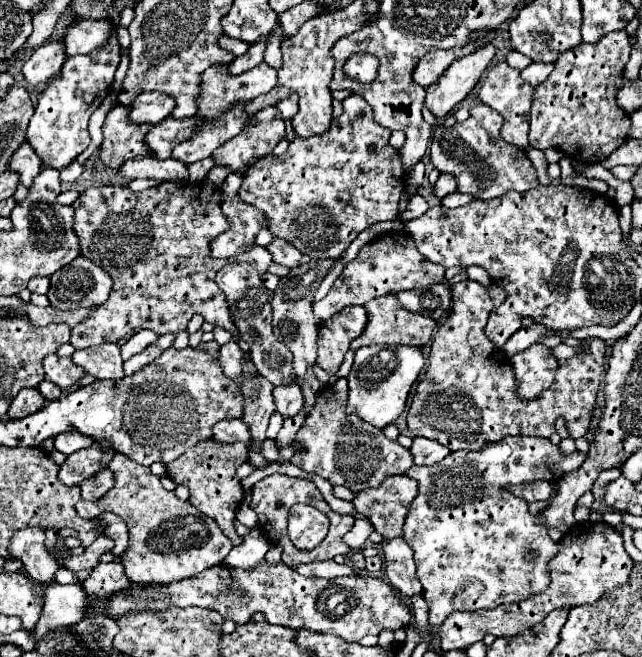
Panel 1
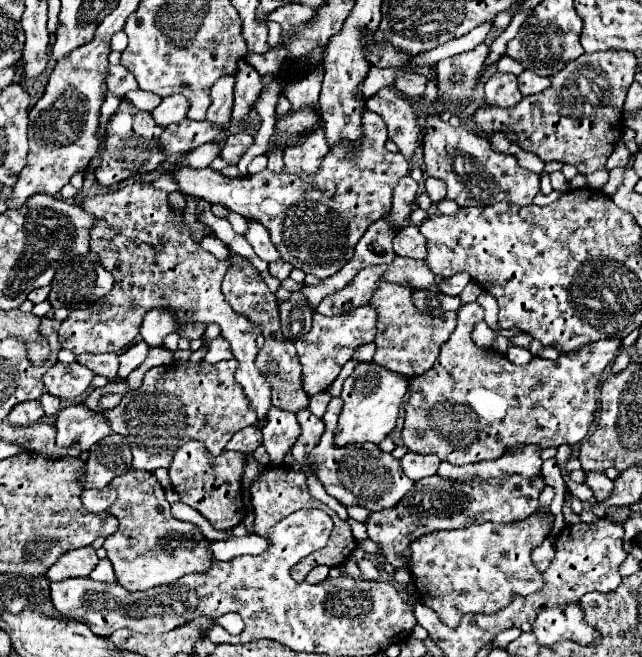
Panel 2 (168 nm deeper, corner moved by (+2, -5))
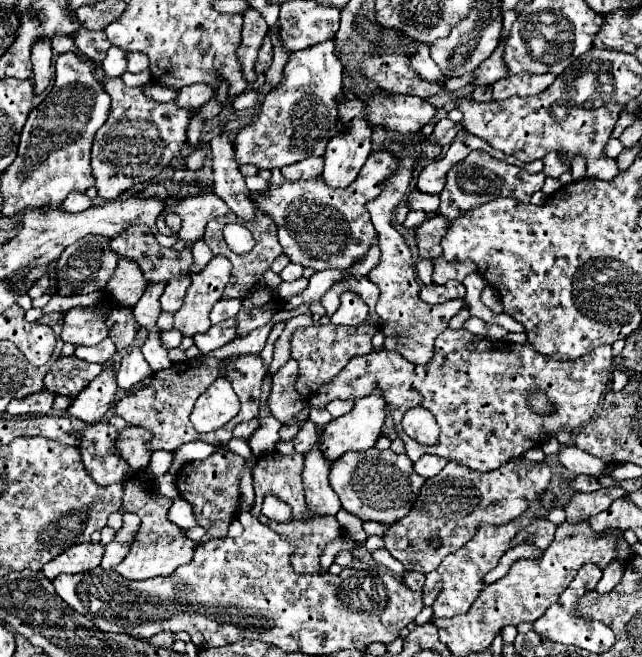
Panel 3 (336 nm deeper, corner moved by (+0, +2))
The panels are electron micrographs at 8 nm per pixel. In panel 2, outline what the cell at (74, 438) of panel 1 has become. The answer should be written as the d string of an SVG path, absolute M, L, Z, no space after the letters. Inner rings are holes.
M82 403L60 411L56 417L56 429L58 447L80 447L80 451L88 451L96 441L110 435L104 415L90 411Z

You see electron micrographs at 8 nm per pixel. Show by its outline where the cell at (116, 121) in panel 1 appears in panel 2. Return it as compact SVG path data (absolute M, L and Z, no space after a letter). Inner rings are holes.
M124 99L120 103L118 111L112 115L112 119L106 127L106 133L108 133L106 153L102 155L102 163L96 169L96 179L104 187L116 185L118 181L132 177L132 175L142 175L142 173L154 171L166 159L158 147L158 137L160 137L162 129L154 123L154 119L148 111L140 111Z

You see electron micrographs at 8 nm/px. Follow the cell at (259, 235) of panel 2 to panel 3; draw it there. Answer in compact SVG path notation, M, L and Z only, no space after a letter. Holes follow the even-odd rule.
M218 134L210 142L212 150L212 172L214 172L214 194L220 196L230 210L242 220L254 220L254 200L244 184L244 176L234 160L234 148L226 134Z

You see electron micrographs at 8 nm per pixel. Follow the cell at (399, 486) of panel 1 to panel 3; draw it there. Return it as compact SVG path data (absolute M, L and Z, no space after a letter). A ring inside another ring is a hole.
M526 458L510 460L494 472L478 472L462 464L448 462L440 474L424 482L410 514L390 526L384 536L386 550L400 560L406 570L428 574L438 568L444 556L470 542L482 522L502 526L522 516L522 512L526 512L528 506L548 488L550 476L550 466L546 462L532 462ZM430 536L442 538L442 546L432 548L426 542Z

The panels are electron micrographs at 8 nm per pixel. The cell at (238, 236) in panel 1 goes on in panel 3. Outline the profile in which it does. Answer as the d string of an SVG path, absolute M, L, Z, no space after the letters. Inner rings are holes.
M216 256L200 274L192 276L184 304L174 314L174 328L182 332L182 336L194 336L196 332L206 332L212 326L208 314L228 284L230 268L232 264L228 258Z

